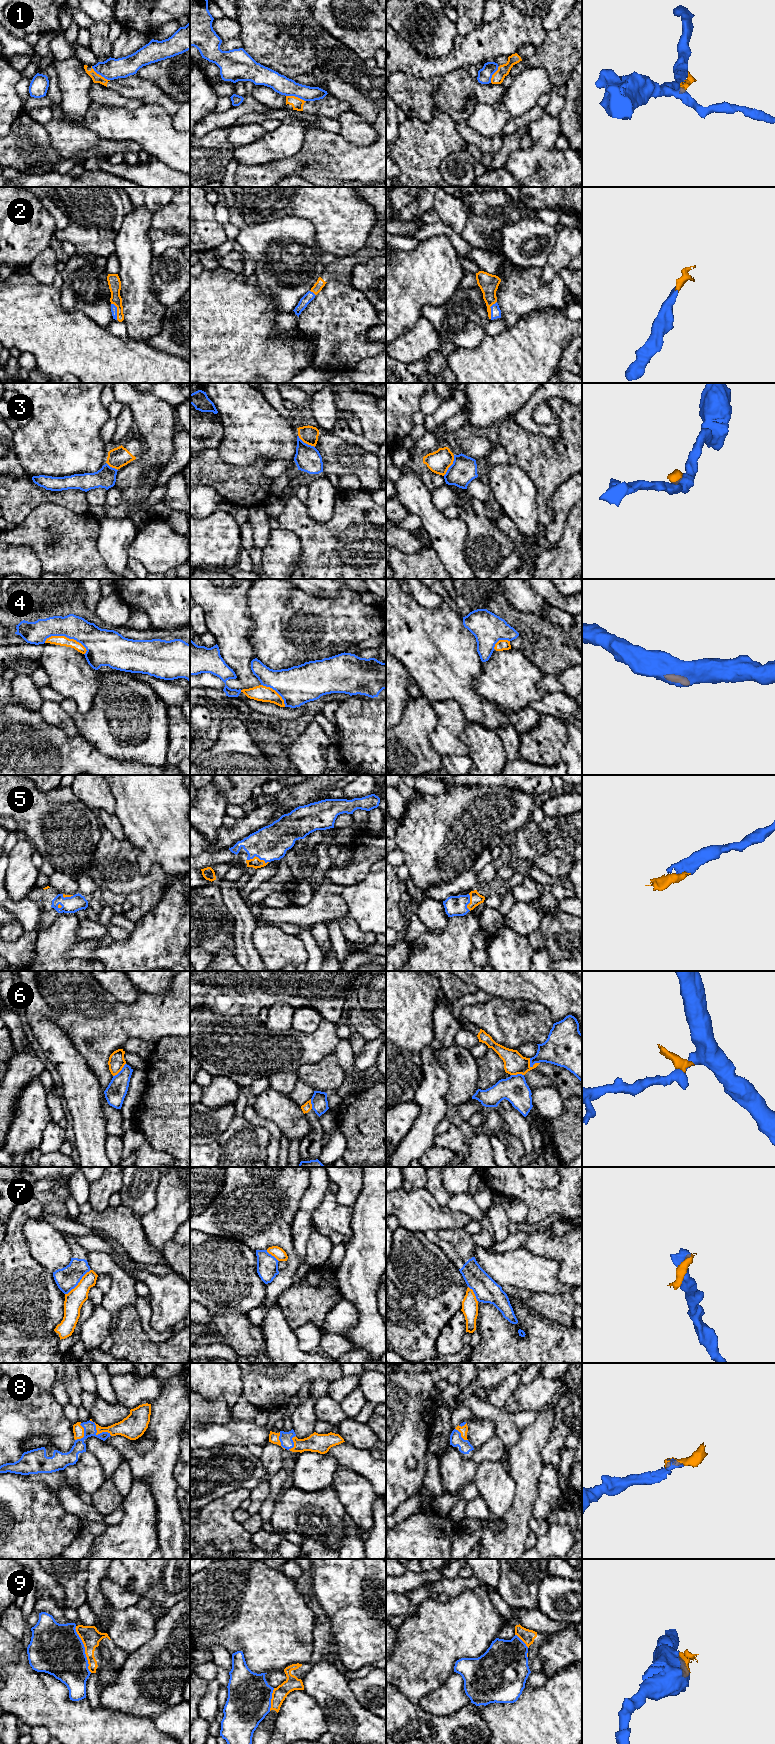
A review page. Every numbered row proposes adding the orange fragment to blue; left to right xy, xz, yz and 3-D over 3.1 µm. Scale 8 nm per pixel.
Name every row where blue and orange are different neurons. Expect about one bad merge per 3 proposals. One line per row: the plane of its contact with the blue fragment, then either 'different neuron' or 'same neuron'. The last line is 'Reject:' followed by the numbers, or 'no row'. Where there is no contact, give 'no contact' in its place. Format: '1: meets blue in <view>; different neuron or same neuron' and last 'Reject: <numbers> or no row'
1: meets blue in xy; different neuron
2: meets blue in xy; same neuron
3: meets blue in yz; different neuron
4: meets blue in xy; different neuron
5: meets blue in xz; same neuron
6: meets blue in yz; different neuron
7: meets blue in xy; different neuron
8: meets blue in xy; same neuron
9: meets blue in xy; different neuron
Reject: 1, 3, 4, 6, 7, 9

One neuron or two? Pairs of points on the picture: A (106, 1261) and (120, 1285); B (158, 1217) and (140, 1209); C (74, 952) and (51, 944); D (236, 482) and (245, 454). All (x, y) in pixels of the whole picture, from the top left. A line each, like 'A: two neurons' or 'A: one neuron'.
A: one neuron
B: two neurons
C: two neurons
D: two neurons

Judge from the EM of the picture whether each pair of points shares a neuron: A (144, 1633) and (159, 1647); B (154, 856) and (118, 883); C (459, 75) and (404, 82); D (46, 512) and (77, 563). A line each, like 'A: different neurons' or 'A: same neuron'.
A: different neurons
B: different neurons
C: same neuron
D: same neuron

